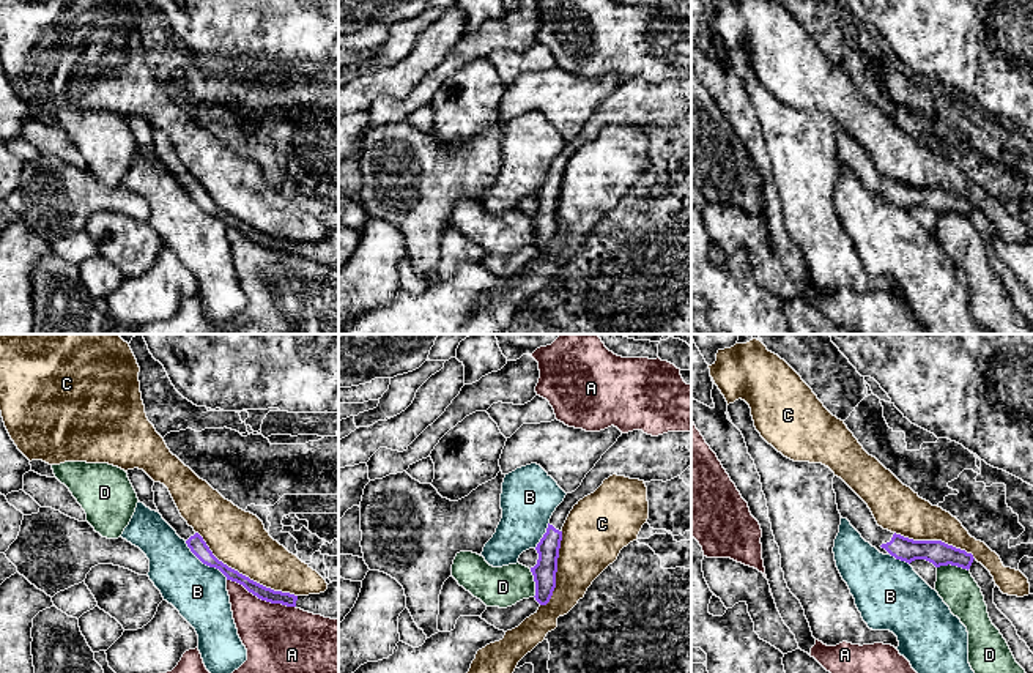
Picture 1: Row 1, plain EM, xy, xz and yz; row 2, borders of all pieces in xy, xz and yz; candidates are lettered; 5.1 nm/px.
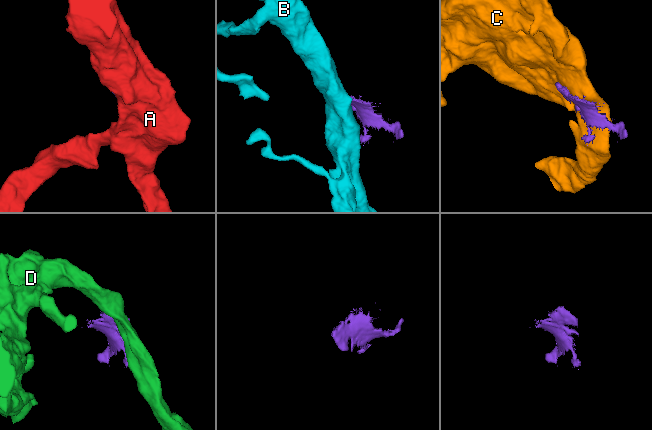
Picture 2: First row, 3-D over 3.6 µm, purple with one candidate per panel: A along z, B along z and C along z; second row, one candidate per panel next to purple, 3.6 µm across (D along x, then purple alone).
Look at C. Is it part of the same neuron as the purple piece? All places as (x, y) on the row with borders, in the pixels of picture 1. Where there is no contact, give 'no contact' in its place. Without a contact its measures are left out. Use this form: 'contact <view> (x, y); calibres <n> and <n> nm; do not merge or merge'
contact xy (244, 576); calibres 80 and 280 nm; do not merge

